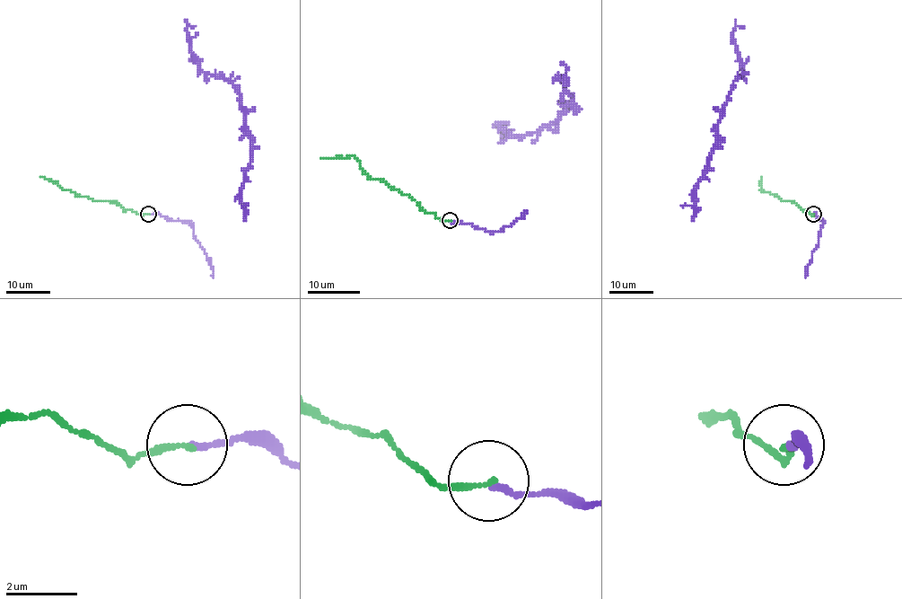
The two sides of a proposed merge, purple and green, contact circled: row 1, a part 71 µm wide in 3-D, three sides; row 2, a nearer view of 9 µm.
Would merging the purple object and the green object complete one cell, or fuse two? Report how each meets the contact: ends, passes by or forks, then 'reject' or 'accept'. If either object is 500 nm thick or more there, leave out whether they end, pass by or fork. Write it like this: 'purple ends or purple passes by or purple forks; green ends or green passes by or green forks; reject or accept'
purple ends; green ends; accept

